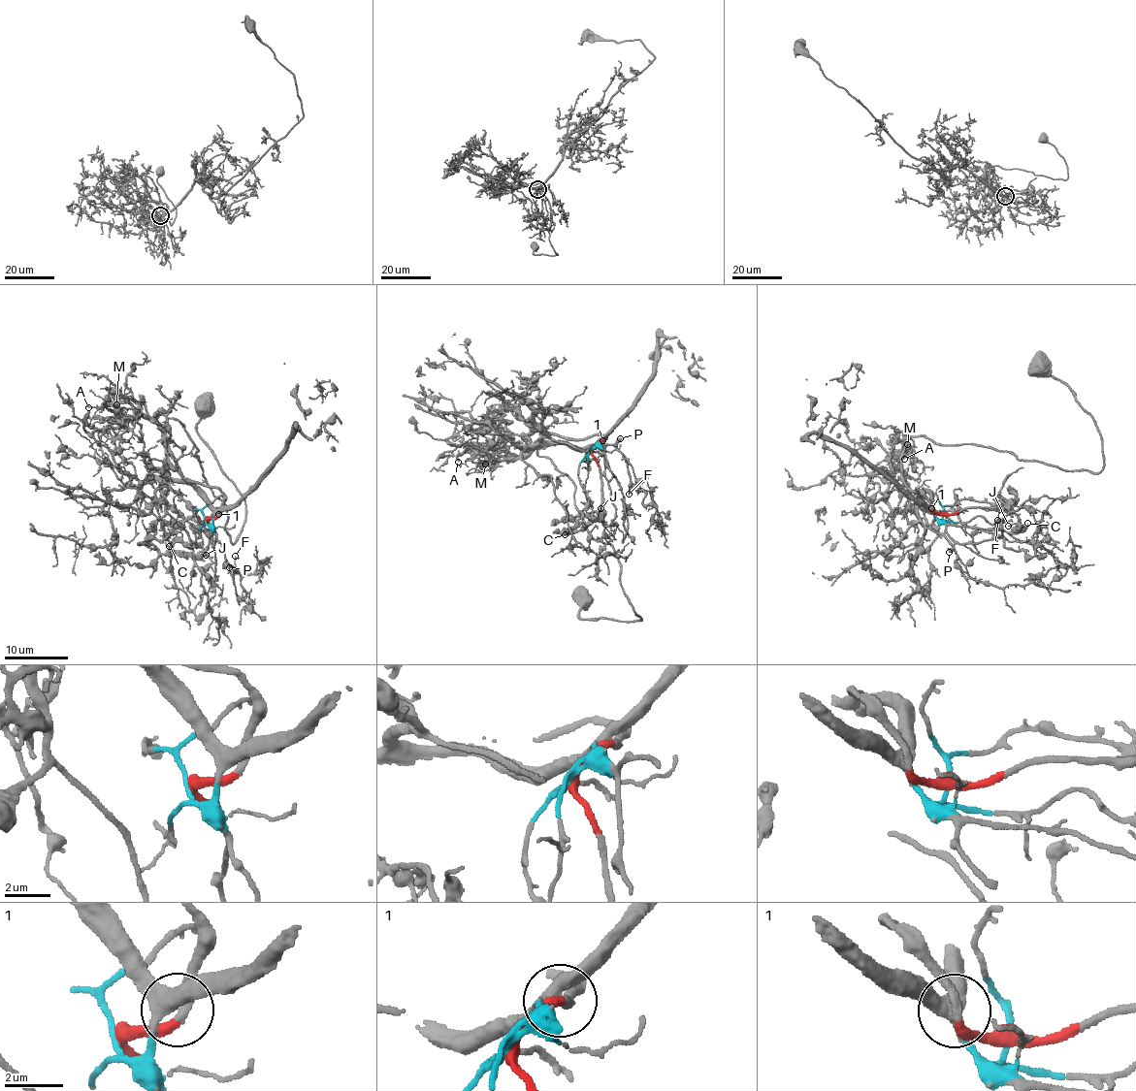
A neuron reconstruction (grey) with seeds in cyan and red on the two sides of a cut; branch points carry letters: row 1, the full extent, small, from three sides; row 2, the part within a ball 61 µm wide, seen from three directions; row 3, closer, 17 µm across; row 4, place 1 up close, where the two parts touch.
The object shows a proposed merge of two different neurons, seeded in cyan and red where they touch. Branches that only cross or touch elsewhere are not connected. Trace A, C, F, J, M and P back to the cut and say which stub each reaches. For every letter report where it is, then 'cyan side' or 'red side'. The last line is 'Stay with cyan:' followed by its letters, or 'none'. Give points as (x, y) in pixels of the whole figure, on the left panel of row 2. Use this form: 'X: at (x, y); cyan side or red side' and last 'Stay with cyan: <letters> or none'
A: at (88, 407); red side
C: at (169, 546); red side
F: at (235, 556); cyan side
J: at (206, 555); red side
M: at (116, 404); red side
P: at (229, 567); cyan side
Stay with cyan: F, P

